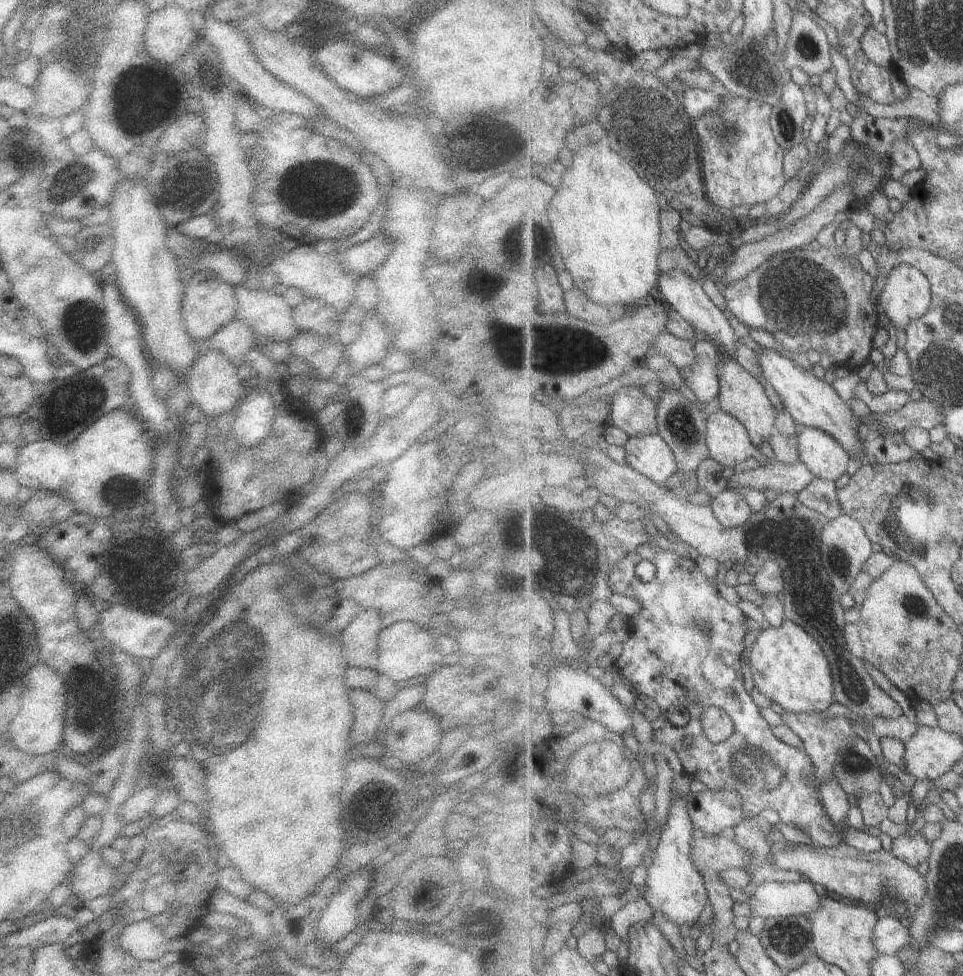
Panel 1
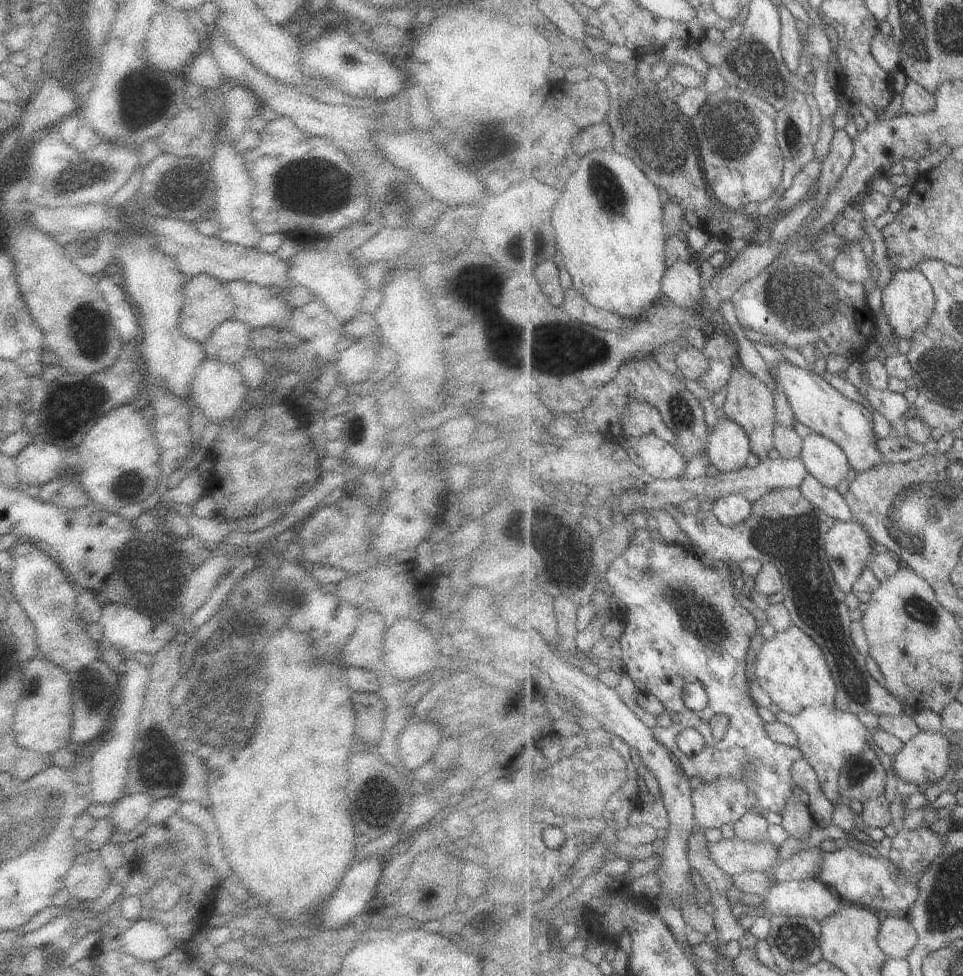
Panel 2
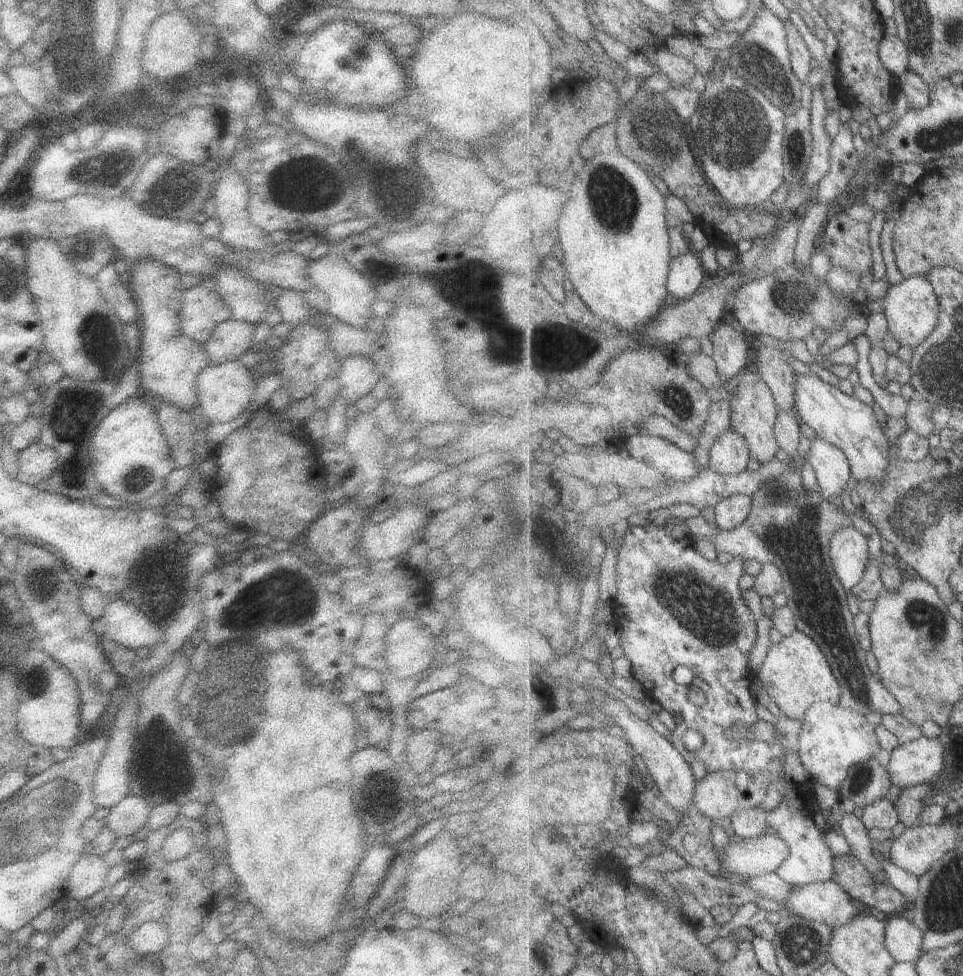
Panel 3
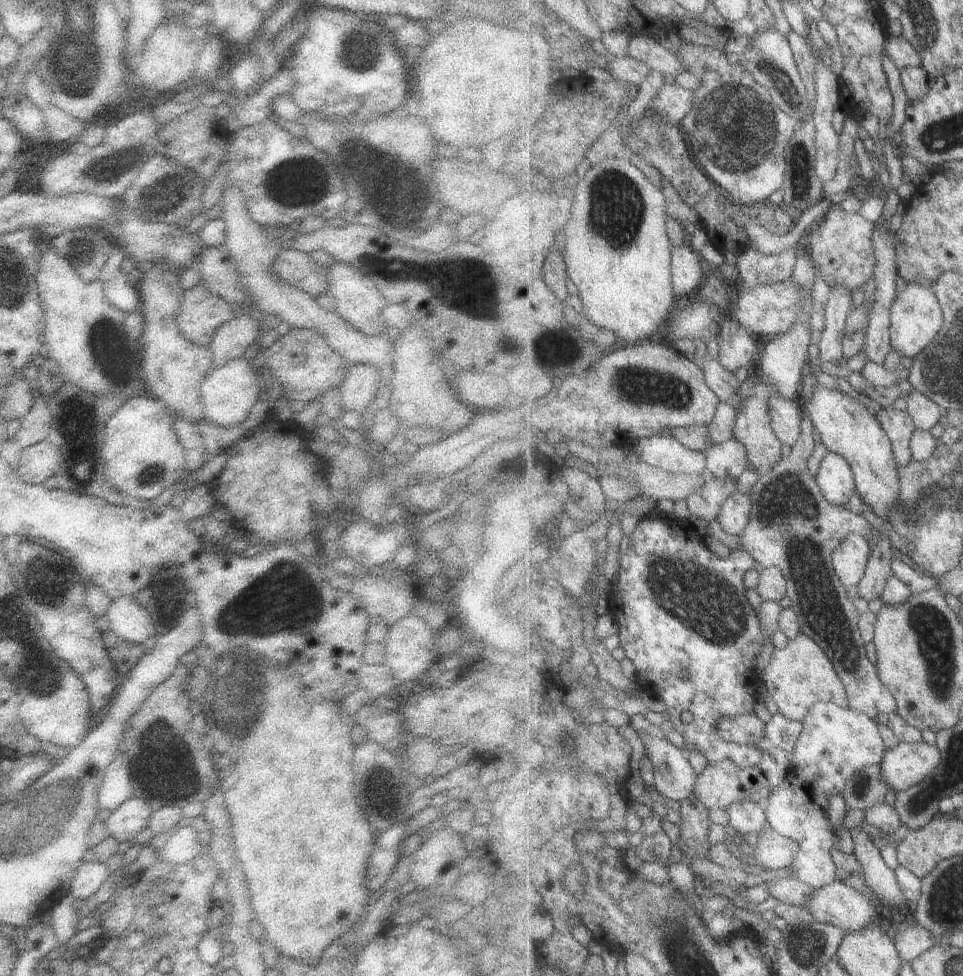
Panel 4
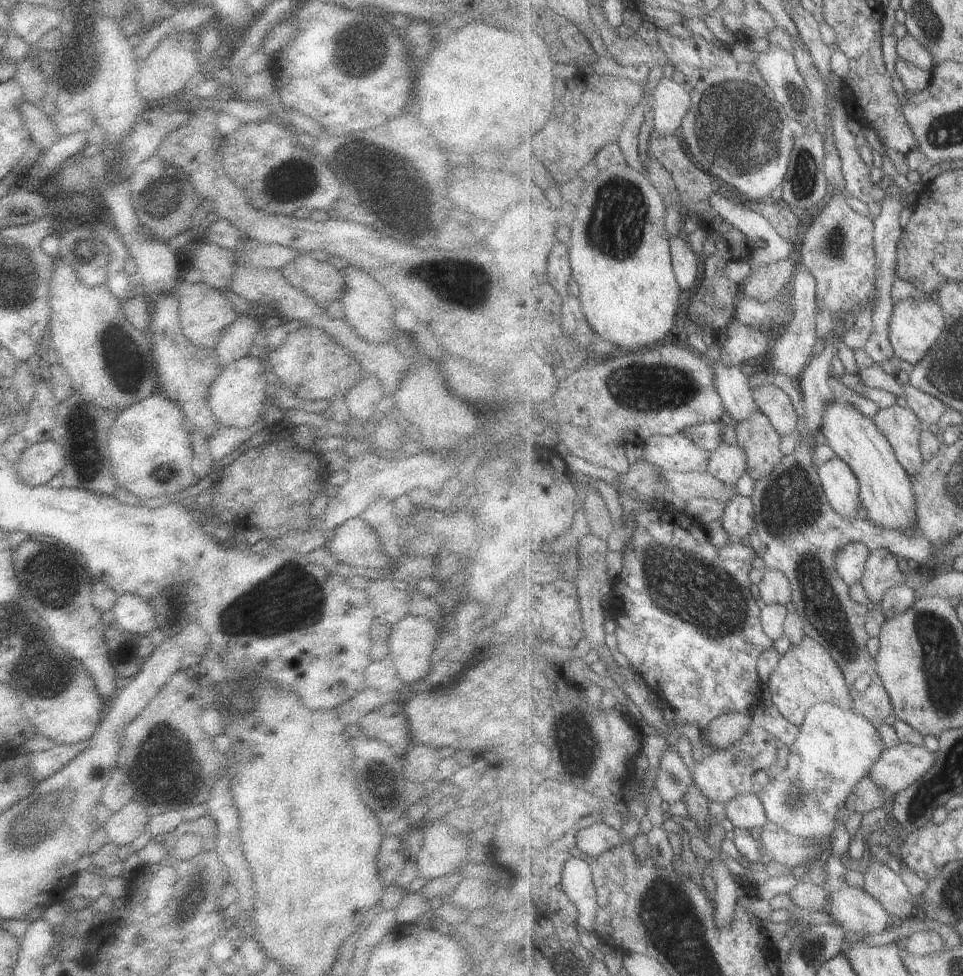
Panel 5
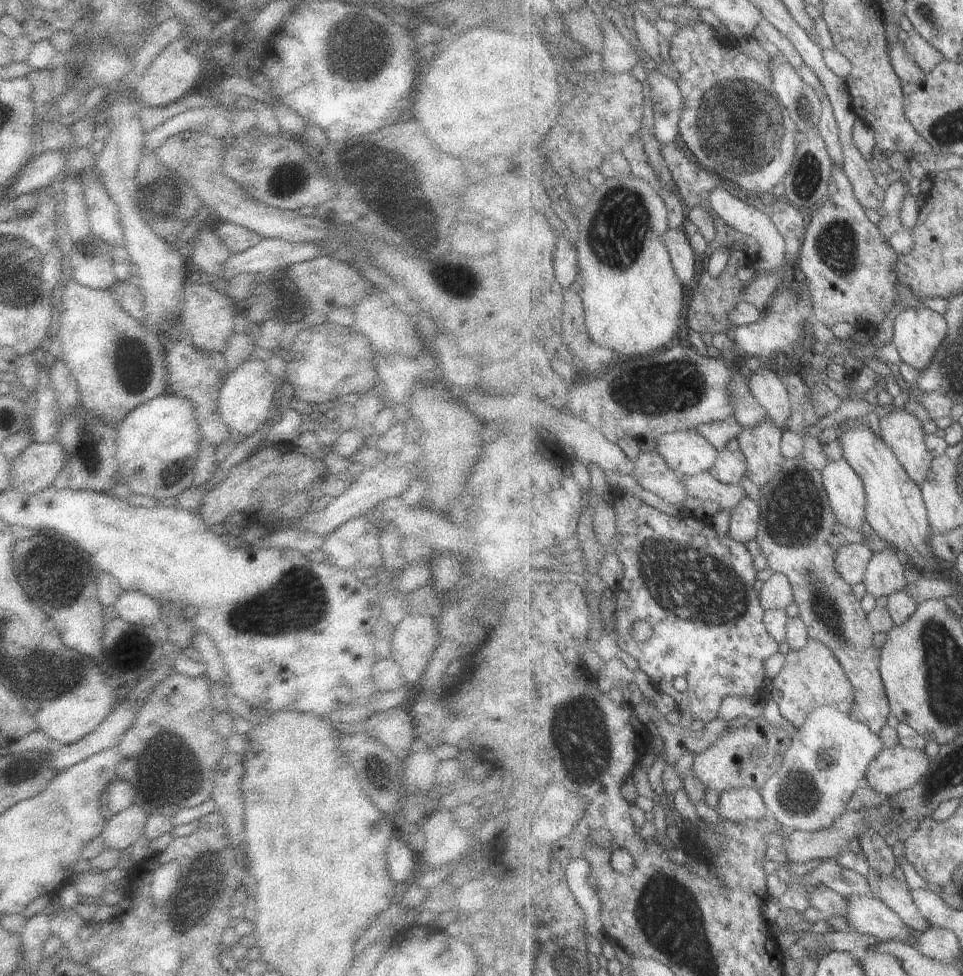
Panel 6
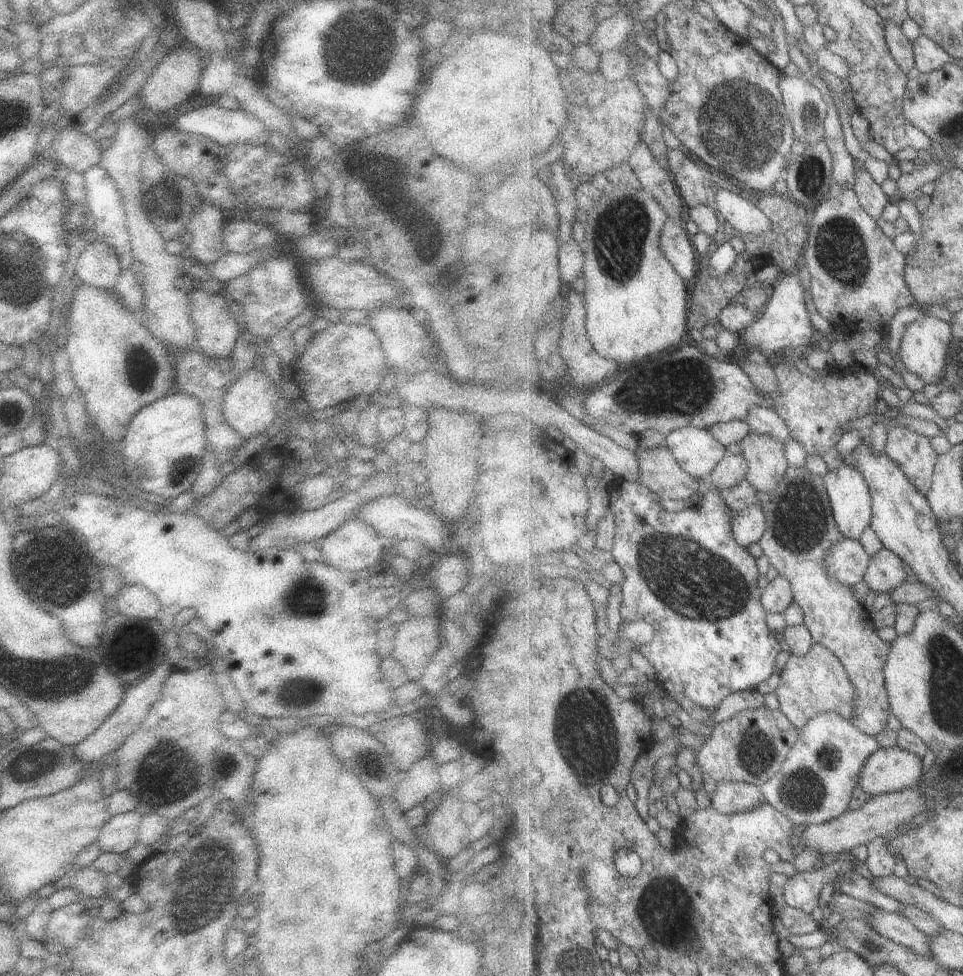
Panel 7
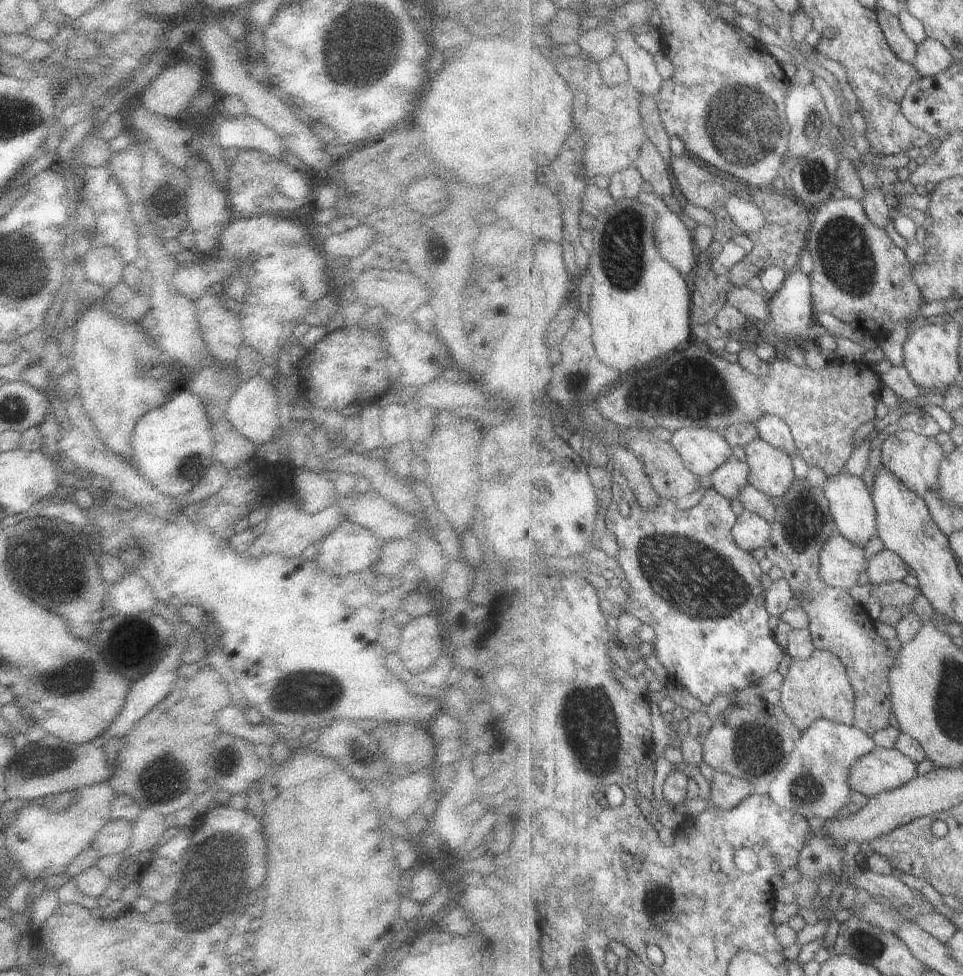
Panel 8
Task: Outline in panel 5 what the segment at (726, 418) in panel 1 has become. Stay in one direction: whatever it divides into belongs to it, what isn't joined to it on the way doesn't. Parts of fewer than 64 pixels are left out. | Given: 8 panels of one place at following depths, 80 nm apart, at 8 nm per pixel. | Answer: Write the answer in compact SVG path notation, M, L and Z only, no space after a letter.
M722 443L711 452L708 472L717 480L735 486L739 478L748 472L748 453L739 444Z

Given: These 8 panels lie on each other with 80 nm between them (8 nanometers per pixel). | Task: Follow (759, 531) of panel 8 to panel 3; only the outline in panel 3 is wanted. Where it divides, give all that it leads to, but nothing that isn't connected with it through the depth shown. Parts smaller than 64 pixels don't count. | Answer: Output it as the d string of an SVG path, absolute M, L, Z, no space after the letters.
M741 493L723 499L715 507L715 522L722 528L732 531L747 520L752 511L752 495Z

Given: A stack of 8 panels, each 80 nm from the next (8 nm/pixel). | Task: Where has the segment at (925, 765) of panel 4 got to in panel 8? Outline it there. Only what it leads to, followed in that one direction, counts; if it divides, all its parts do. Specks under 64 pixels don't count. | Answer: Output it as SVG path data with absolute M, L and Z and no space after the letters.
M877 747L851 768L849 784L853 791L871 798L893 791L917 777L917 762L897 748Z

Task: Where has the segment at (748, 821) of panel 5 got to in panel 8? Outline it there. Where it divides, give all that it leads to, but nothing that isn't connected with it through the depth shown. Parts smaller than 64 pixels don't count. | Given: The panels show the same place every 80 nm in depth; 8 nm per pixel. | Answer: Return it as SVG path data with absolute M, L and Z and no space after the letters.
M716 772L710 782L710 802L721 810L731 810L759 791L753 782Z

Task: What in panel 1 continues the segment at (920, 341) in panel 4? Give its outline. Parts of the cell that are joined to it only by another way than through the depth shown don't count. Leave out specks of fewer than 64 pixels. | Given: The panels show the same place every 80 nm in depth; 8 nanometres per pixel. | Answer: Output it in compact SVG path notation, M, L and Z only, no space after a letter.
M900 264L886 278L878 302L897 331L905 331L911 320L921 318L932 307L932 281L921 269Z

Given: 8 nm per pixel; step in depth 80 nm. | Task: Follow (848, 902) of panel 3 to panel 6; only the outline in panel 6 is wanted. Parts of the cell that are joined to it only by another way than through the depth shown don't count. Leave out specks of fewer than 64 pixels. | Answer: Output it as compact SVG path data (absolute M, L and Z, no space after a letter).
M847 896L845 920L863 935L874 935L882 941L897 940L913 944L913 928L905 924L888 905L873 896Z

